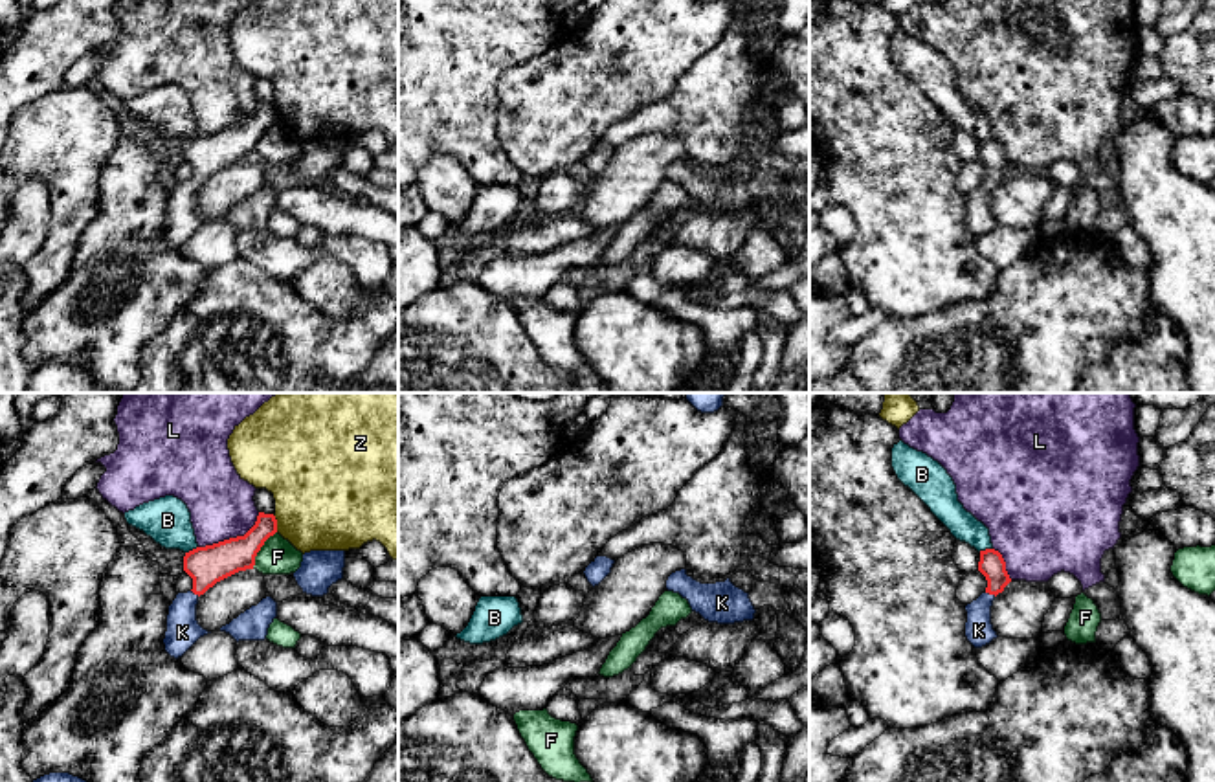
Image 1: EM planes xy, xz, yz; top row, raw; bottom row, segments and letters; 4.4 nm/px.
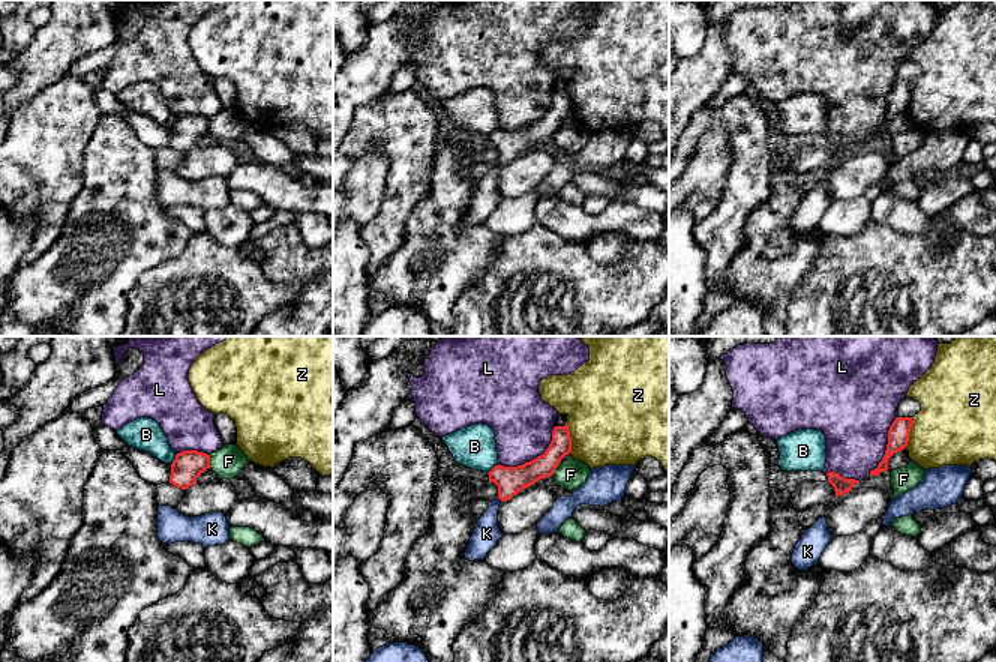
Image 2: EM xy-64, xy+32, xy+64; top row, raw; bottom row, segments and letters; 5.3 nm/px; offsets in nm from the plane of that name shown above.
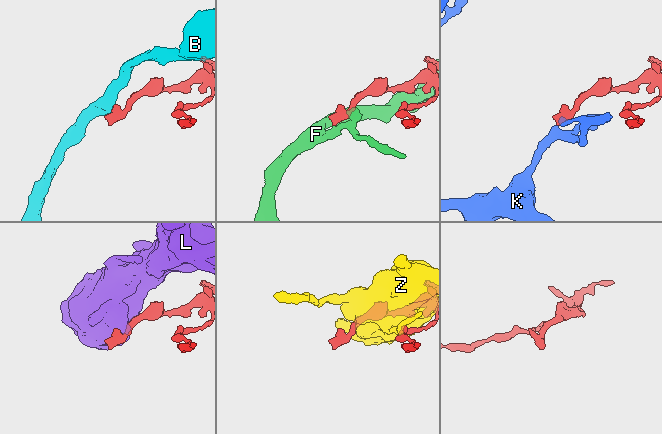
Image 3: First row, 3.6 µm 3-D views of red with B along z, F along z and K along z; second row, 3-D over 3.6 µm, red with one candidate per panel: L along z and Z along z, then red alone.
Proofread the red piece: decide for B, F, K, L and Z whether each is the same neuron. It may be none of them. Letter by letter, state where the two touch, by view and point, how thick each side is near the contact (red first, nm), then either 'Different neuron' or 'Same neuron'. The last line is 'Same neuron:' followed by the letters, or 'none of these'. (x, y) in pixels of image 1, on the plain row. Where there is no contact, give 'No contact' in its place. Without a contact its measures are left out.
B: Touches red at yz (986, 138). Thickness 120 nm (red) against 120 nm. Different neuron
F: Touches red at xy (259, 138). Thickness 170 nm (red) against 160 nm. Different neuron
K: Touches red at yz (992, 182). Thickness 120 nm (red) against 130 nm. Same neuron
L: Touches red at xy (232, 127). Thickness 170 nm (red) against 280 nm. Different neuron
Z: Touches red at xy (276, 112). Thickness 150 nm (red) against 440 nm. Different neuron
Same neuron: K

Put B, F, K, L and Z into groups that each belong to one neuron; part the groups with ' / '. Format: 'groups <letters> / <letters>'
groups B / F / K / L / Z

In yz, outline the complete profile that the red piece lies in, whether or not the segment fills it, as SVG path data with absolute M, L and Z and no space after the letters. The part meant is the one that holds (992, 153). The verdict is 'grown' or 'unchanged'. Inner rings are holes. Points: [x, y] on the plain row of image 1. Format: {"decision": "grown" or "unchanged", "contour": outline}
{"decision": "grown", "contour": "M995 138L980 140L978 160L986 165L986 180L965 195L965 226L975 237L982 237L997 228L991 213L991 195L998 182L1011 171L1002 143Z"}

